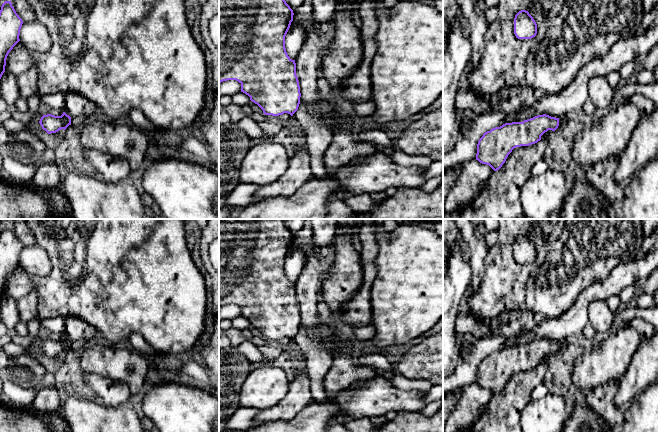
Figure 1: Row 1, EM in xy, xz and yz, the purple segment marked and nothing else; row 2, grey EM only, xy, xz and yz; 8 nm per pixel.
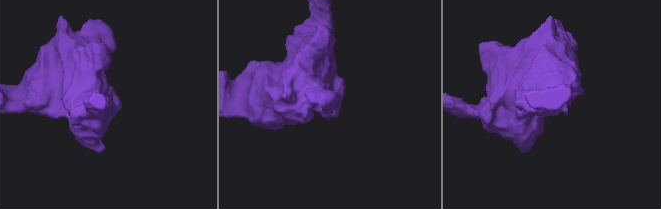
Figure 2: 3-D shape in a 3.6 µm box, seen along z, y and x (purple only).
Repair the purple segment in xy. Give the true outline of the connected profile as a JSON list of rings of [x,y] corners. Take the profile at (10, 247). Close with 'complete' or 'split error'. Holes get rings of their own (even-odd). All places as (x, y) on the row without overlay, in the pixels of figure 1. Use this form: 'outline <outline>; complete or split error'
outline [[[5,225],[0,234],[0,303],[5,296],[9,276],[20,265],[23,245],[16,237],[11,225]]]; complete

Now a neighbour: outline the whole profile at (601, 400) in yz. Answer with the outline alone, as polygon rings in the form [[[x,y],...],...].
[[[611,380],[583,396],[587,406],[601,416],[611,427],[620,423],[624,415],[624,409],[619,408],[614,402],[619,382],[620,380]]]

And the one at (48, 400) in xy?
[[[55,384],[43,386],[38,390],[32,403],[32,410],[43,416],[55,413],[62,405],[63,396],[64,394]]]

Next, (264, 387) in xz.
[[[273,364],[250,371],[239,393],[240,406],[258,410],[273,407],[287,395],[289,380],[286,369]]]

